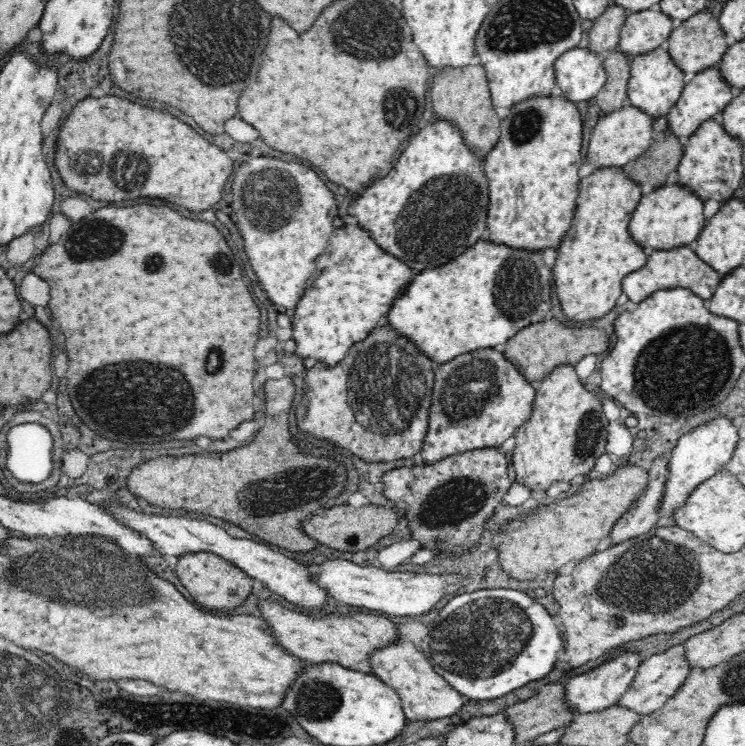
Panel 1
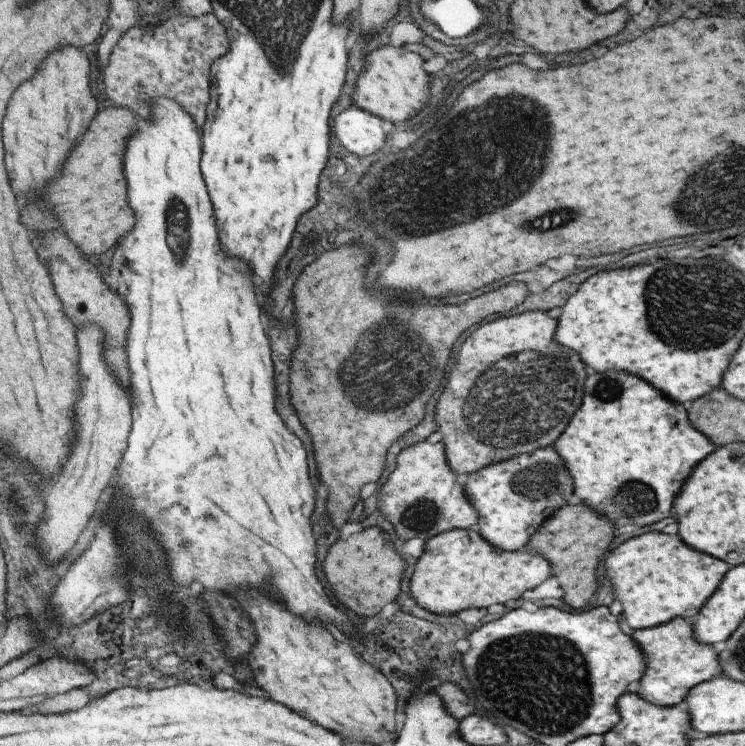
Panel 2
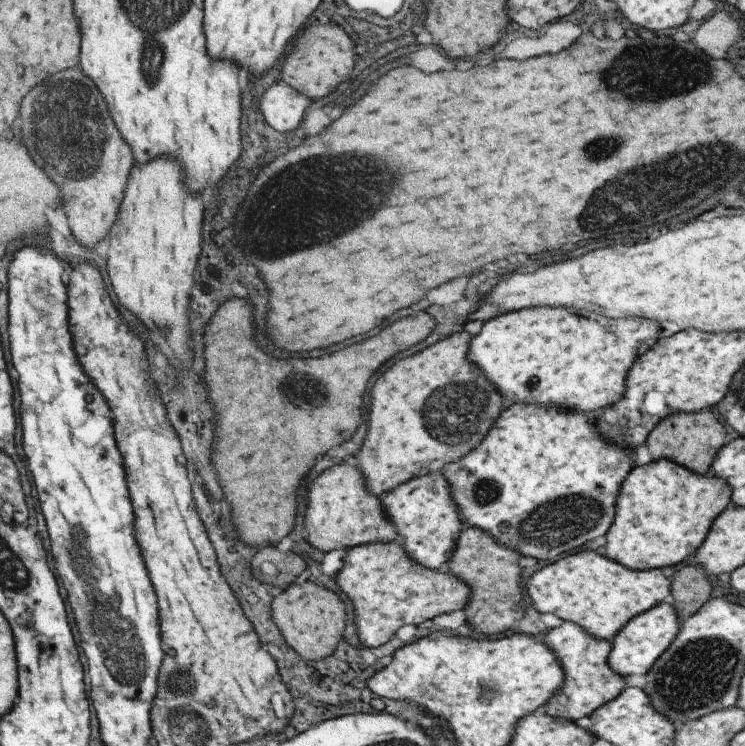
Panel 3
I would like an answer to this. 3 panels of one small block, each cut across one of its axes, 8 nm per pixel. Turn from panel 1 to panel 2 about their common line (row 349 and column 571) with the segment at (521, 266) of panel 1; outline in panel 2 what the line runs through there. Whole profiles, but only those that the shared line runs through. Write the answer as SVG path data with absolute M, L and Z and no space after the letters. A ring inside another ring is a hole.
M607 372L605 376L593 374L587 378L587 390L583 390L583 406L571 418L571 426L555 442L555 450L567 462L571 474L573 501L589 506L599 516L607 518L613 528L621 526L645 526L669 516L673 498L677 496L691 470L717 446L697 432L689 418L687 406L671 402L659 390L633 374Z

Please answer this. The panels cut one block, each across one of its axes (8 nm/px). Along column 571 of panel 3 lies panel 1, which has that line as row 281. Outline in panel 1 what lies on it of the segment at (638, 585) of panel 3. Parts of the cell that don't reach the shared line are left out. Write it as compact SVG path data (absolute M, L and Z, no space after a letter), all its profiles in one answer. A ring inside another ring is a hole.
M599 167L579 184L576 218L566 232L564 244L558 248L558 260L554 268L556 298L568 322L592 322L600 320L610 311L618 309L616 302L623 293L622 280L632 271L640 270L647 261L647 254L629 234L629 220L640 202L641 187L628 177L628 169Z

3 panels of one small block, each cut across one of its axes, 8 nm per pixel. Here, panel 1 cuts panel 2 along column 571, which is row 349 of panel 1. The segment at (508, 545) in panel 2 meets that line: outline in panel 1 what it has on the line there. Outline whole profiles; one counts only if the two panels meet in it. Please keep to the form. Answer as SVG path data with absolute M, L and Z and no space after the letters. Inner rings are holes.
M495 347L474 350L470 354L456 356L456 360L452 362L446 362L434 372L434 394L430 402L428 428L421 448L423 464L430 466L431 463L466 451L485 450L488 447L499 450L502 444L530 419L535 394L530 382L505 358L502 349Z

